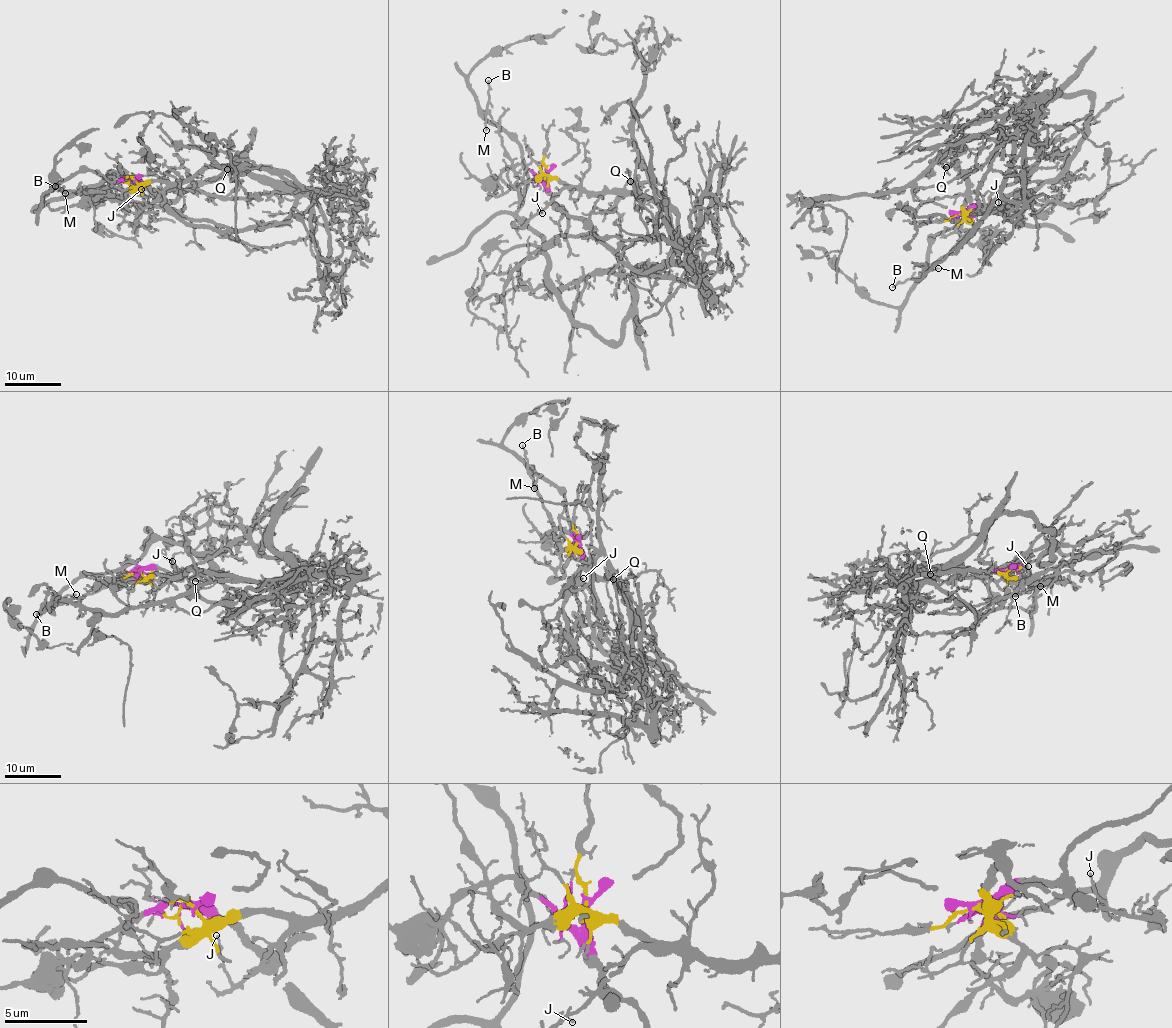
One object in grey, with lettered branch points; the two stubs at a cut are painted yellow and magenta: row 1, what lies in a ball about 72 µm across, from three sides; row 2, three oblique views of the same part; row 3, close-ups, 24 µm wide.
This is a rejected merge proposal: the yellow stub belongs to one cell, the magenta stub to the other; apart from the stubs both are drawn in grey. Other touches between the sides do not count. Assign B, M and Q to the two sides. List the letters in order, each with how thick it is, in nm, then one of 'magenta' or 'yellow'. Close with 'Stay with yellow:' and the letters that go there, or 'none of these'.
B: calibre 140 nm; yellow
M: calibre 120 nm; yellow
Q: calibre 110 nm; yellow
Stay with yellow: B, M, Q

